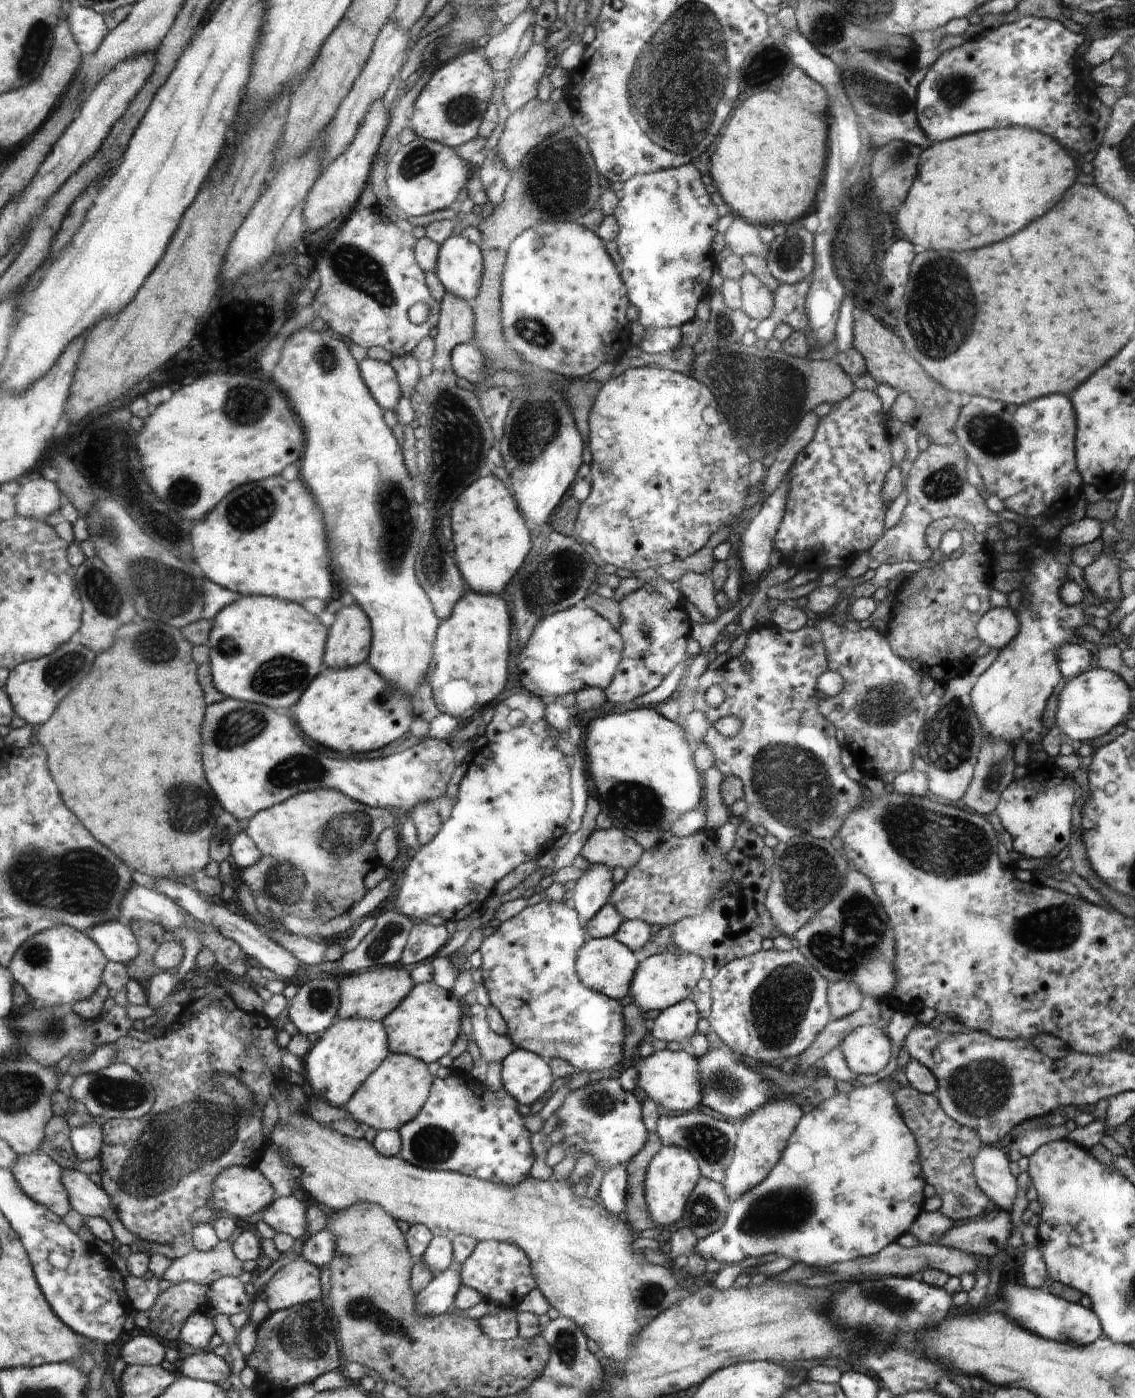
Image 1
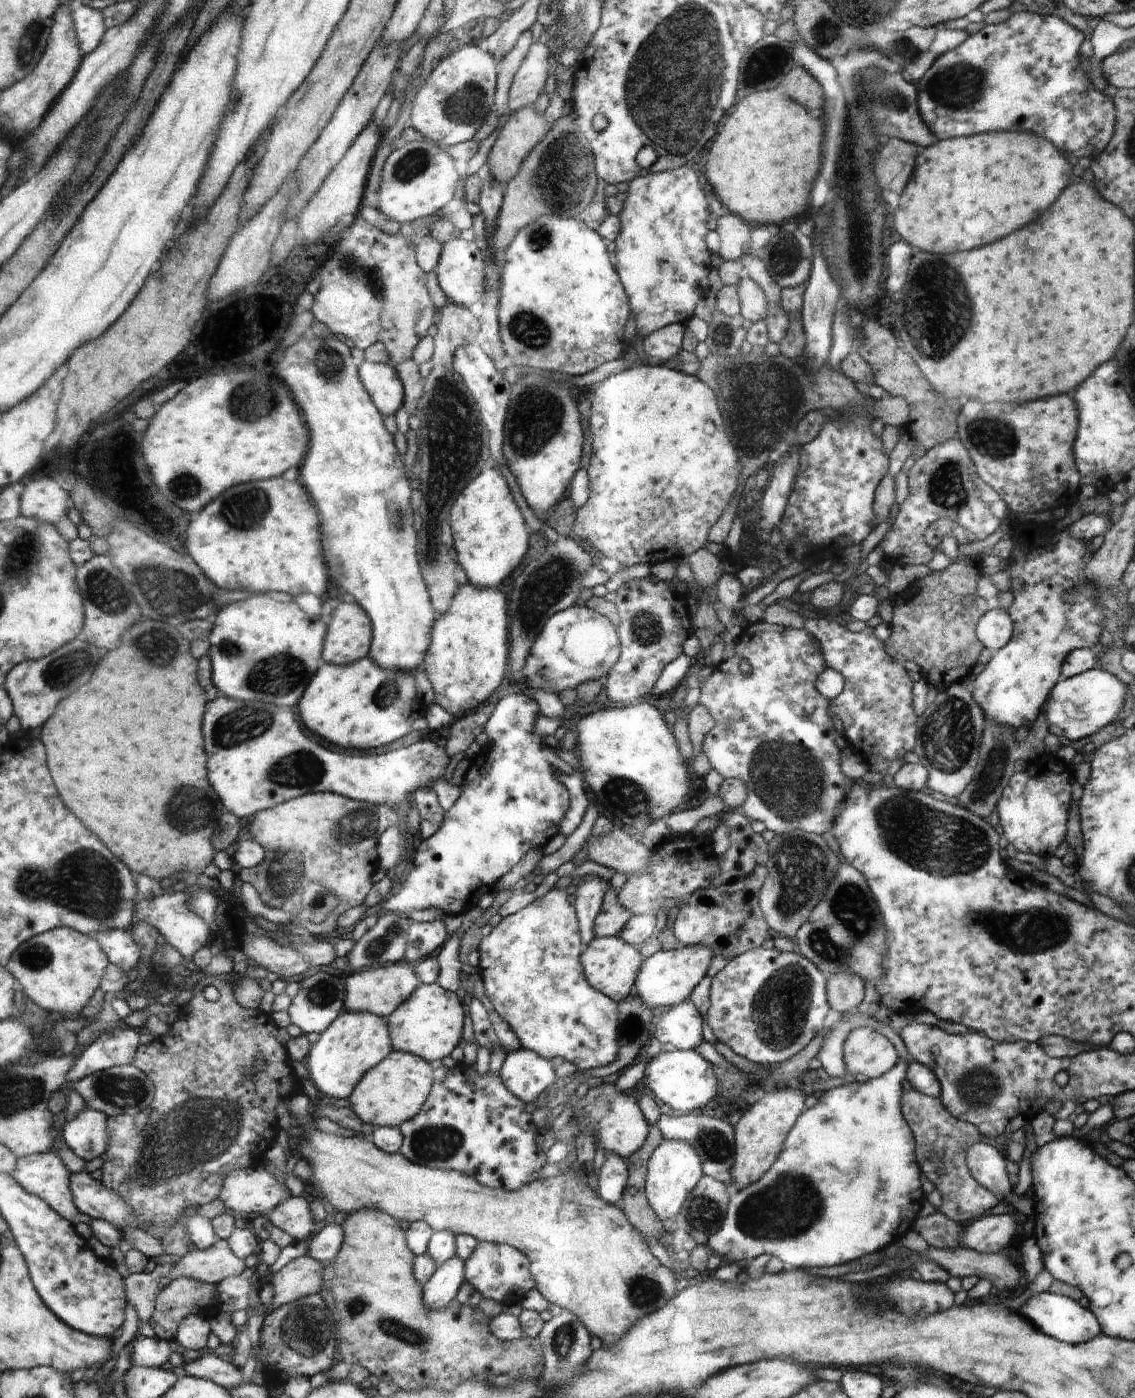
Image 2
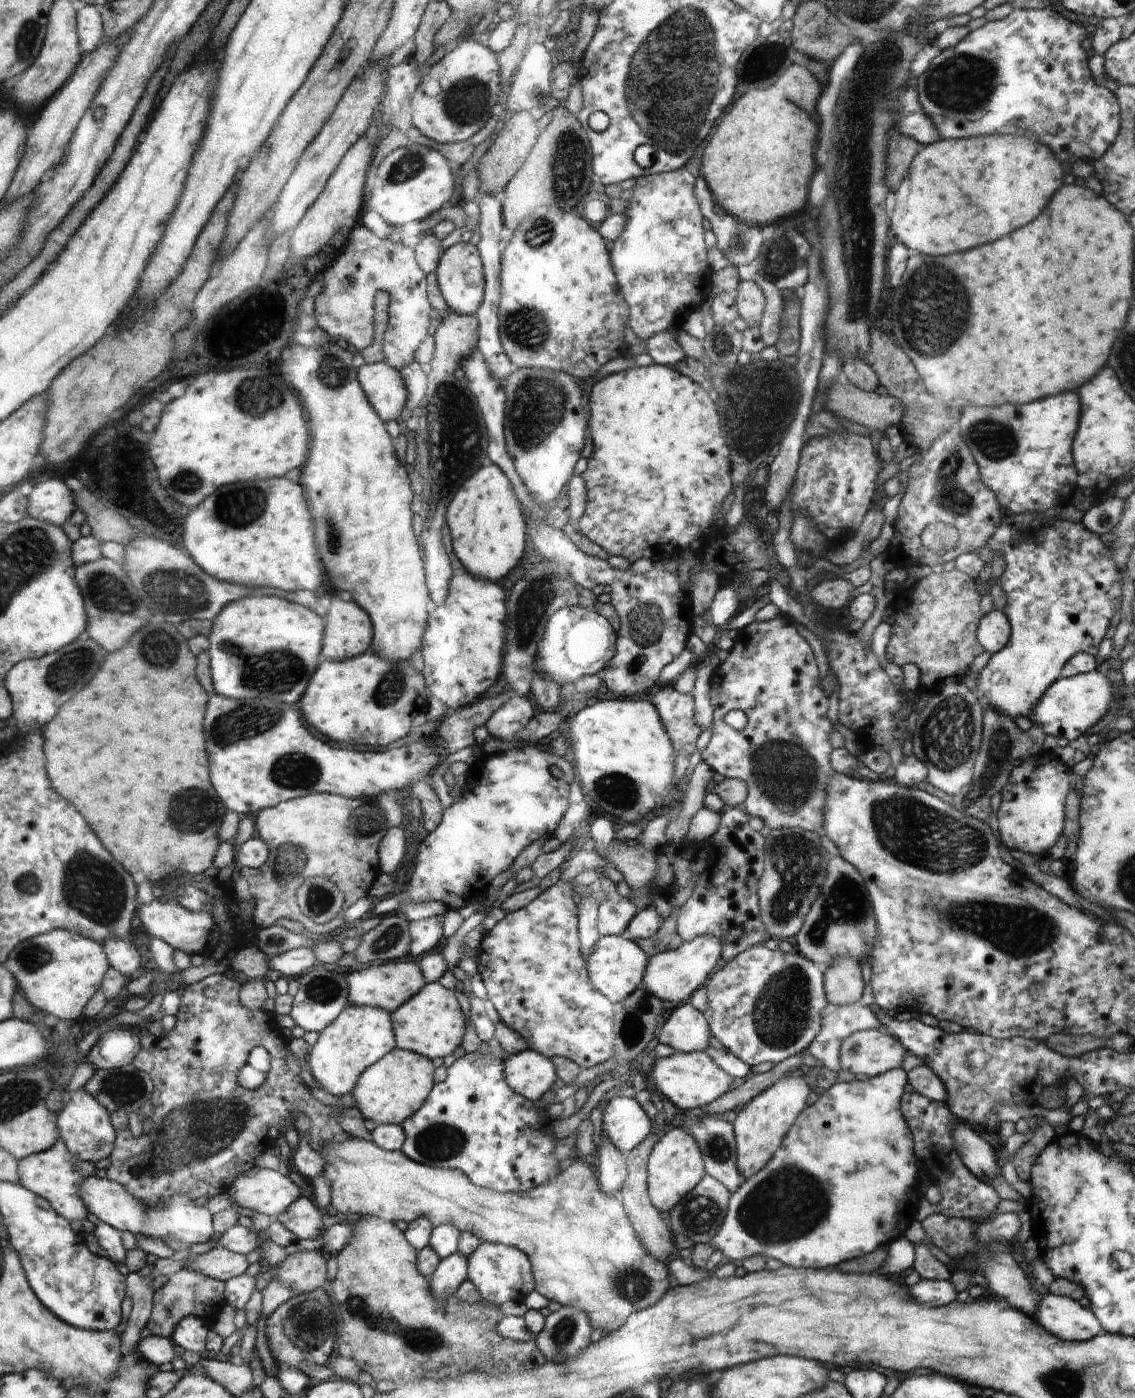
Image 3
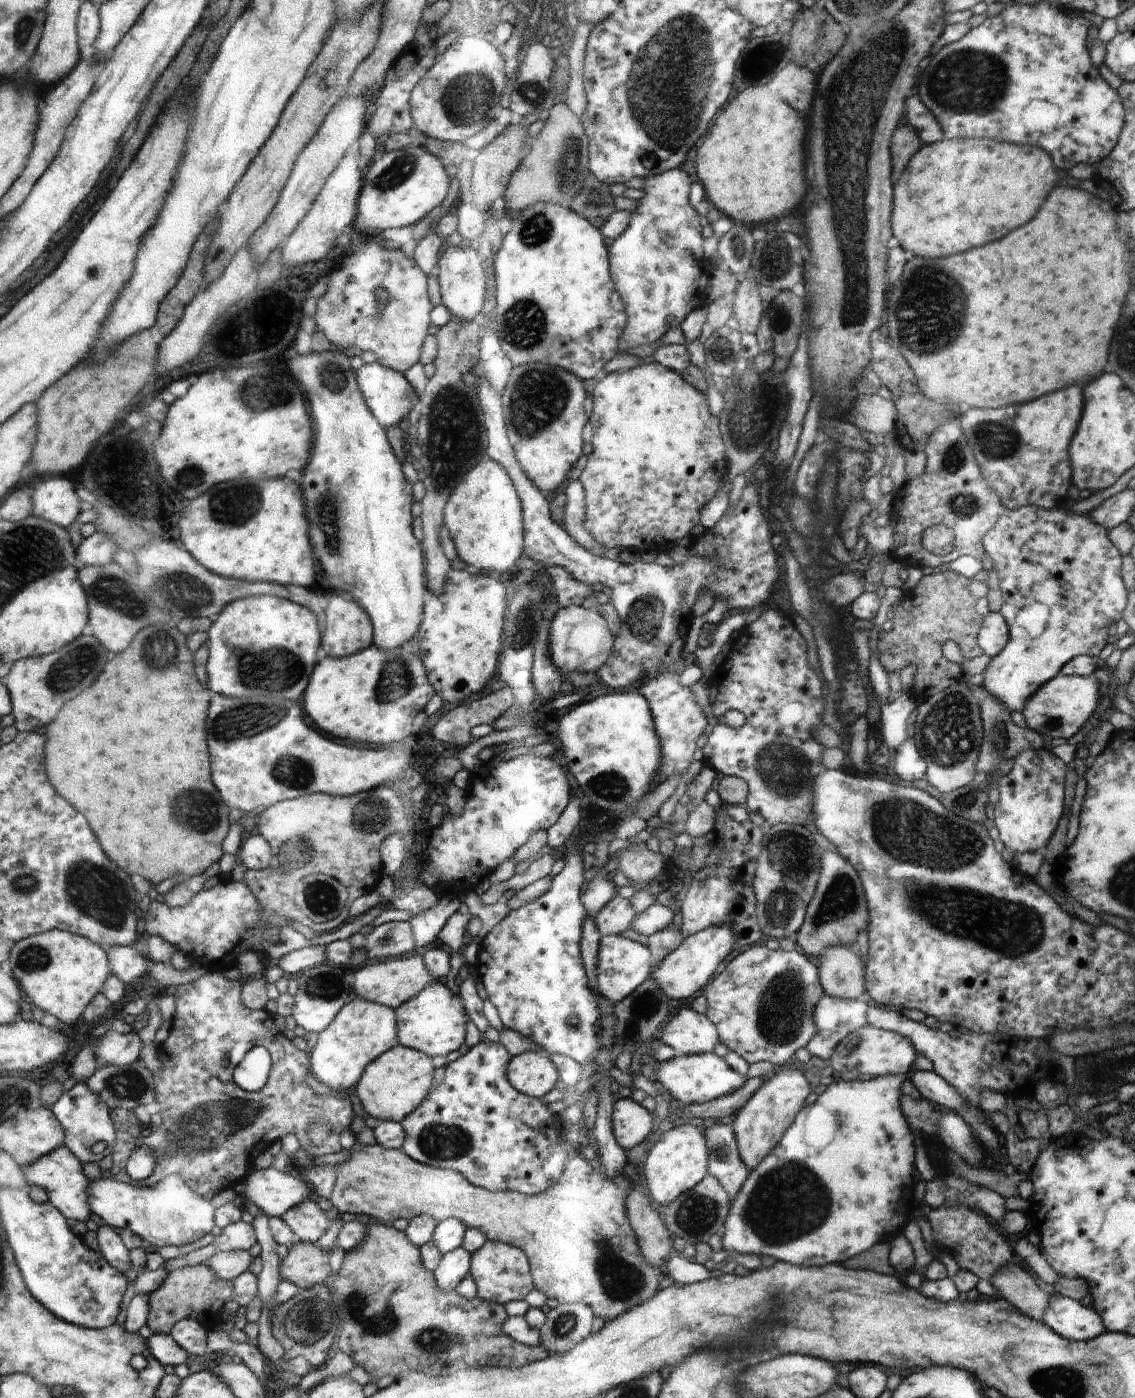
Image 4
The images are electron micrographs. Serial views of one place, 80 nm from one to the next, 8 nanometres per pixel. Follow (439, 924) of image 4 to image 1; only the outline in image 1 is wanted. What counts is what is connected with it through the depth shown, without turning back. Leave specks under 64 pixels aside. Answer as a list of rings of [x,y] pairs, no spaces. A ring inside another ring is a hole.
[[[414,922],[406,946],[401,954],[404,964],[420,964],[436,954],[449,942],[451,934],[444,925],[433,926],[427,922]]]

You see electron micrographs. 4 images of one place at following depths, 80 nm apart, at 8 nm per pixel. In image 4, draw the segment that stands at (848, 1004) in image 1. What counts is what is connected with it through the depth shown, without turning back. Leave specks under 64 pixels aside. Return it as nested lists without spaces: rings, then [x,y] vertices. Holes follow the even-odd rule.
[[[846,945],[830,947],[820,954],[816,962],[821,970],[820,981],[826,995],[853,1001],[865,995],[862,962],[857,948]]]

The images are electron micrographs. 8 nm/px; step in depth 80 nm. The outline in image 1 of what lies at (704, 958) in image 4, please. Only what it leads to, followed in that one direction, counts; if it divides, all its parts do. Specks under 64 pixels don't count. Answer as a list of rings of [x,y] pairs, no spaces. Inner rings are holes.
[[[676,951],[652,955],[642,961],[634,975],[629,996],[634,998],[634,1004],[638,1005],[645,1013],[650,1010],[664,1010],[665,1008],[681,1003],[688,999],[697,984],[704,978],[705,960],[696,953]]]

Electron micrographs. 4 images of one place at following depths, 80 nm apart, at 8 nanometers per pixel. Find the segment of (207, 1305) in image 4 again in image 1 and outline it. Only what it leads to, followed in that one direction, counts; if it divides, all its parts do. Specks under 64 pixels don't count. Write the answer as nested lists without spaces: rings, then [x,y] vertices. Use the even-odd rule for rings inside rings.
[[[193,1282],[171,1286],[159,1296],[154,1310],[149,1312],[149,1328],[160,1338],[175,1342],[181,1338],[186,1321],[194,1313],[204,1311],[209,1288]]]

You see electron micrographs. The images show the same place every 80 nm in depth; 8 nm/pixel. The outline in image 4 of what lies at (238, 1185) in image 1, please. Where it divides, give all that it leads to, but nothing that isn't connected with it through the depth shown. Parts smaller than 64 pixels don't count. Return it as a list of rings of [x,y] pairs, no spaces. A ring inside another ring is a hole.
[[[274,1167],[254,1169],[243,1178],[242,1191],[238,1196],[245,1202],[254,1202],[268,1218],[281,1217],[290,1208],[310,1198],[315,1193],[303,1179],[298,1180],[288,1172]]]

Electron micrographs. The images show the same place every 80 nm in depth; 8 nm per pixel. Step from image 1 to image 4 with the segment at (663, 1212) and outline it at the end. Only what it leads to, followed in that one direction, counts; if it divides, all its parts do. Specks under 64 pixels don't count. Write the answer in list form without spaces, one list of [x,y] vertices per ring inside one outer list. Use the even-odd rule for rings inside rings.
[[[686,1121],[681,1126],[662,1134],[652,1146],[648,1158],[643,1164],[644,1178],[648,1182],[650,1198],[658,1208],[669,1205],[687,1190],[692,1190],[708,1174],[709,1150],[705,1139],[705,1130],[701,1124]]]

